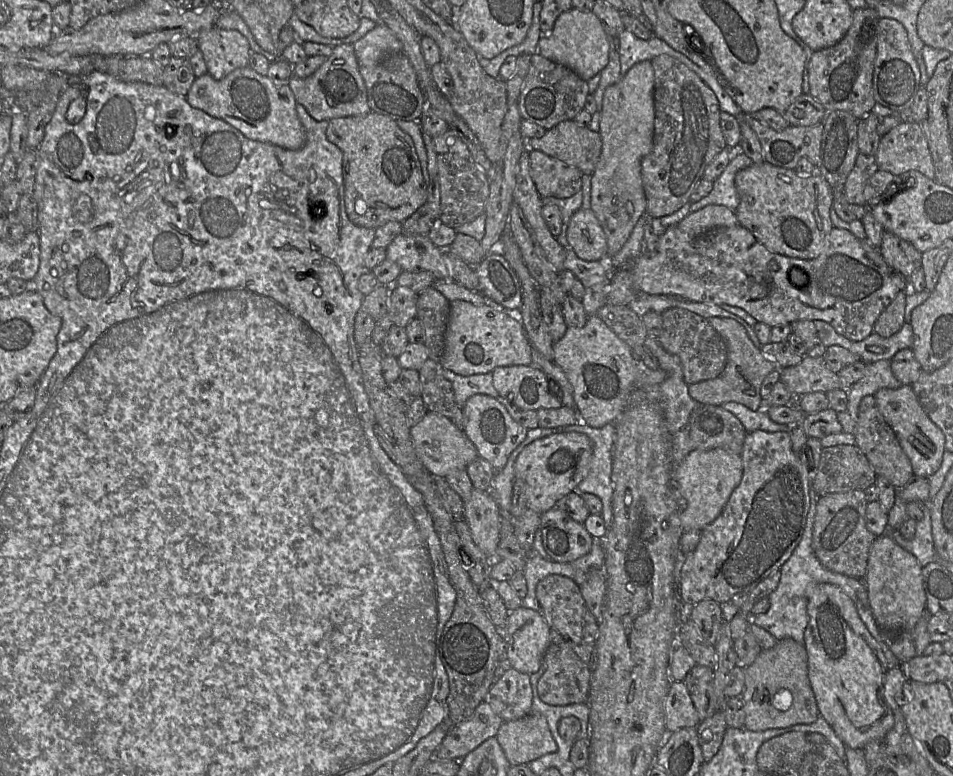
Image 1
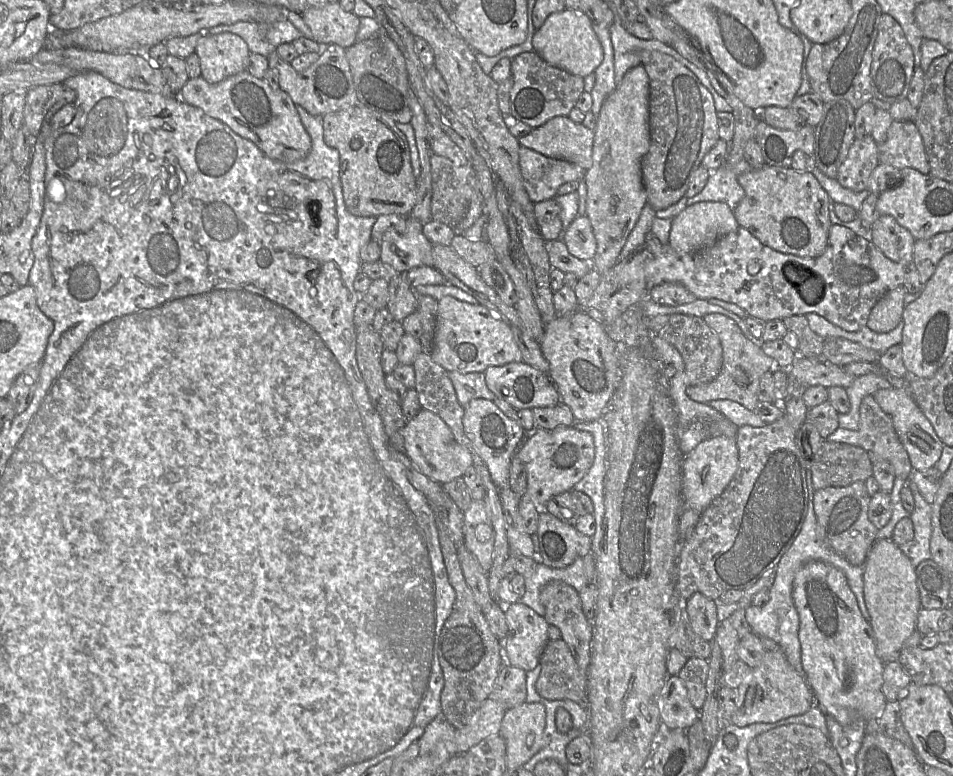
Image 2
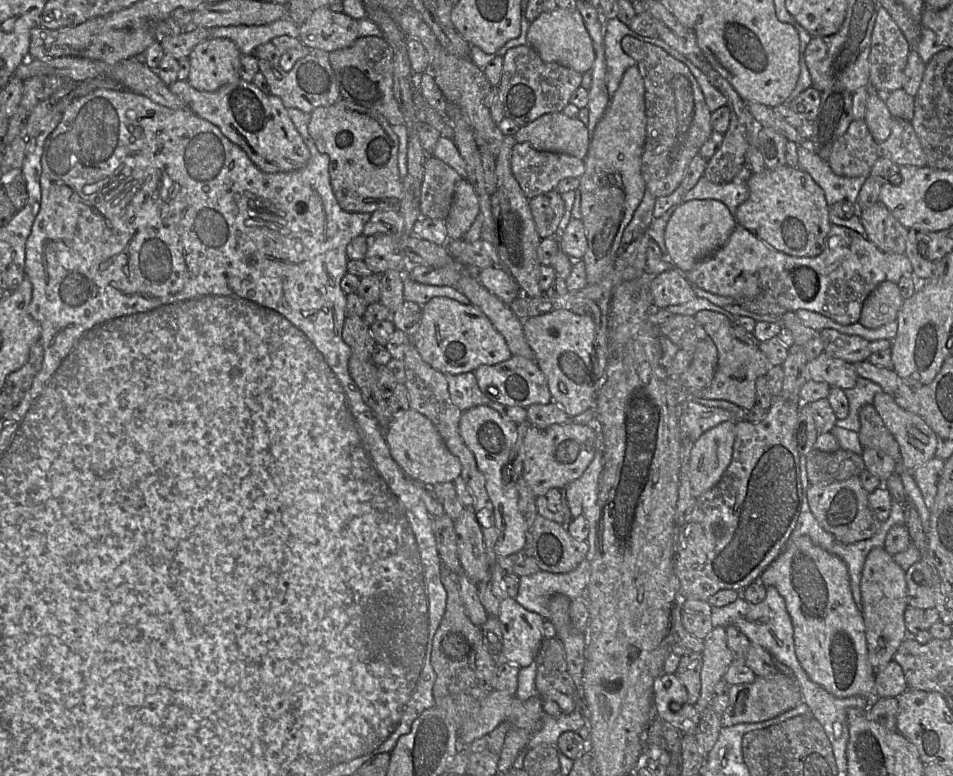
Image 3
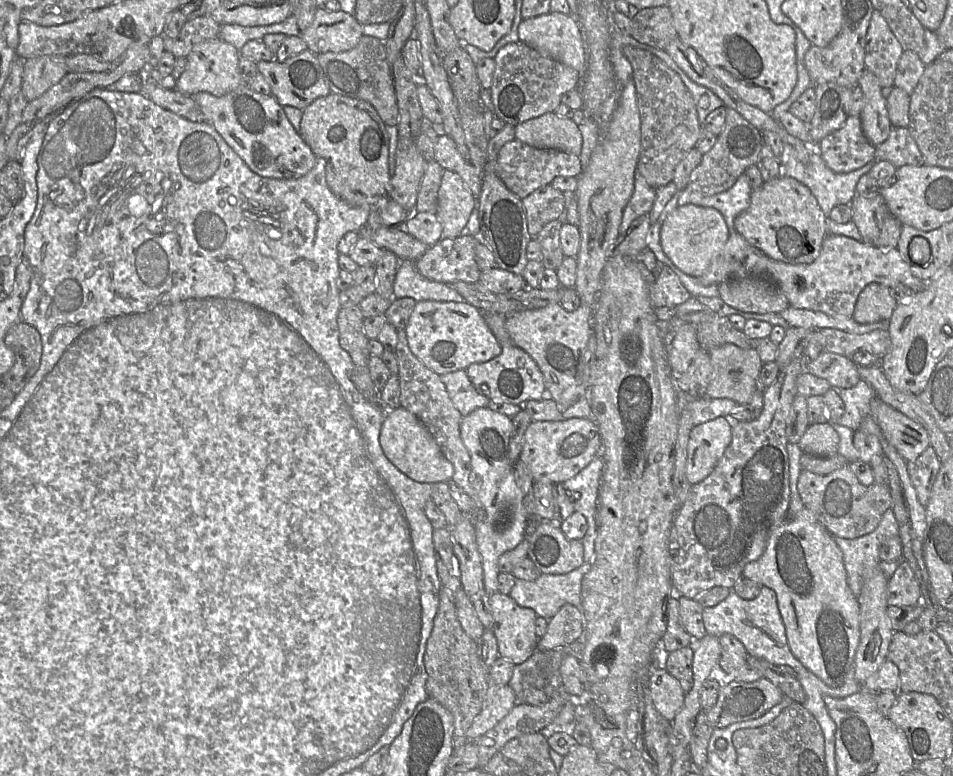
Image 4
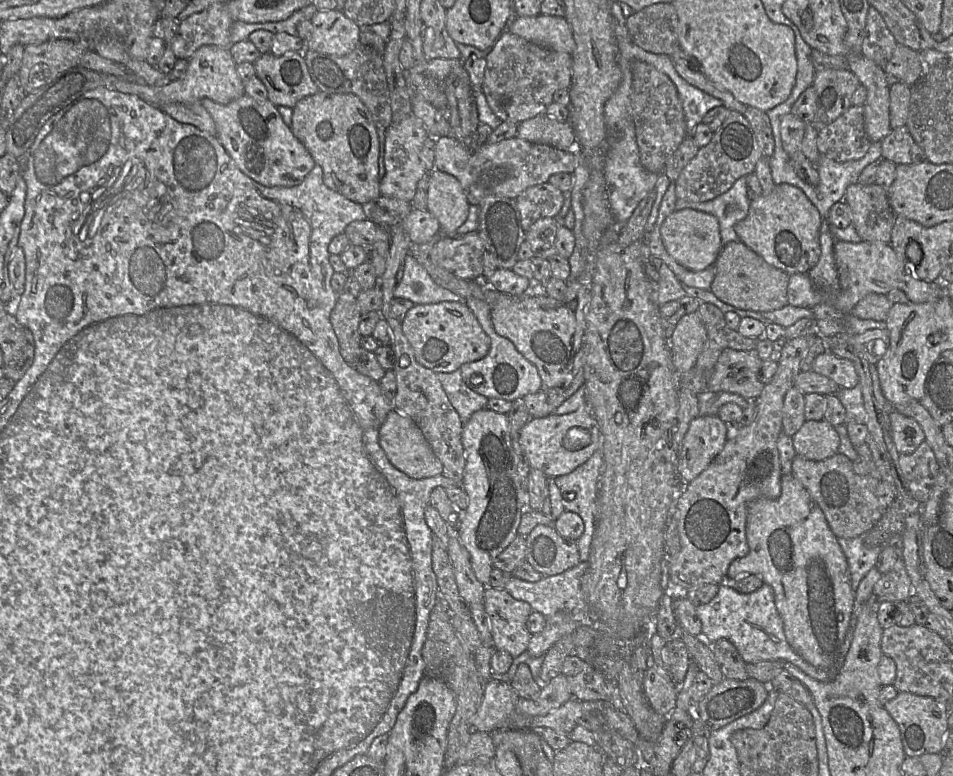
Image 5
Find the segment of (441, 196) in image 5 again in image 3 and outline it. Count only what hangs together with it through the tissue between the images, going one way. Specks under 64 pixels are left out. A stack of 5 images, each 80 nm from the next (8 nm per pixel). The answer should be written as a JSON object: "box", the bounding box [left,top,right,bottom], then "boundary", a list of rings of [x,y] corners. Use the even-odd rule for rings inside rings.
{"box":[444,179,479,240],"boundary":[[[461,179],[455,186],[452,204],[444,220],[448,240],[462,239],[479,213],[479,198],[474,186],[467,179]]]}

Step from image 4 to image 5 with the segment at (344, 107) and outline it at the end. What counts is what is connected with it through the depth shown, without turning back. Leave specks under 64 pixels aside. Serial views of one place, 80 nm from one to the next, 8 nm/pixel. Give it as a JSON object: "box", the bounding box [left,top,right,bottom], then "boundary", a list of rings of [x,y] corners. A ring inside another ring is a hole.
{"box":[290,91,381,205],"boundary":[[[318,91],[299,100],[292,110],[290,129],[322,167],[328,188],[362,205],[381,196],[378,127],[356,95]]]}

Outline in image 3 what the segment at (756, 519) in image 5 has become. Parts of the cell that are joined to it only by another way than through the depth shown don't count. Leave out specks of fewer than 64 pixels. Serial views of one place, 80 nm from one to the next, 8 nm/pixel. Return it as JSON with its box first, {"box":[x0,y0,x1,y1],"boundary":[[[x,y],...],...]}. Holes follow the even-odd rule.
{"box":[759,537,876,699],"boundary":[[[800,537],[795,541],[787,541],[787,544],[779,556],[763,571],[759,577],[765,587],[774,586],[780,595],[784,598],[787,611],[791,617],[794,628],[794,644],[795,653],[801,666],[807,673],[808,677],[816,684],[824,688],[827,692],[837,698],[848,698],[852,696],[863,696],[870,699],[876,697],[875,695],[875,678],[876,670],[871,666],[868,659],[868,648],[866,640],[866,627],[862,611],[857,607],[850,586],[850,577],[846,563],[838,556],[824,550],[823,548],[816,546],[808,537]]]}

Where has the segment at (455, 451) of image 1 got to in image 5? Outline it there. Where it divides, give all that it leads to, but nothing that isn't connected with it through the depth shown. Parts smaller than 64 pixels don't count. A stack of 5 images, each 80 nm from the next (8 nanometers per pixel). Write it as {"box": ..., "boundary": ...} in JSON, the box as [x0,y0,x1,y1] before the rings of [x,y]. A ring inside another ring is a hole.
{"box":[379,409,443,479],"boundary":[[[392,409],[379,431],[379,444],[390,463],[410,478],[423,479],[442,475],[443,465],[436,457],[419,427],[406,415]]]}

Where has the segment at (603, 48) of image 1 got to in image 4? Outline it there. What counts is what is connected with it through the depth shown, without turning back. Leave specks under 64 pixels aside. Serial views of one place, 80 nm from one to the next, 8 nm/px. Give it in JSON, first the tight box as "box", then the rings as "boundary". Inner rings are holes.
{"box":[517,12,588,74],"boundary":[[[549,12],[529,19],[522,19],[517,29],[519,40],[534,48],[540,55],[556,60],[583,74],[588,57],[583,33],[576,16]]]}

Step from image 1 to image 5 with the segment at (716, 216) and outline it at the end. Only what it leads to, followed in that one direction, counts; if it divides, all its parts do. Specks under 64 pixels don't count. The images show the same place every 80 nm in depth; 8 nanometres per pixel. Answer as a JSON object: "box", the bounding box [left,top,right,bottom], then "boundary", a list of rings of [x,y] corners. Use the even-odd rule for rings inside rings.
{"box":[660,208,723,272],"boundary":[[[690,208],[674,210],[663,221],[660,236],[670,257],[694,272],[713,267],[723,248],[718,219],[712,214]]]}

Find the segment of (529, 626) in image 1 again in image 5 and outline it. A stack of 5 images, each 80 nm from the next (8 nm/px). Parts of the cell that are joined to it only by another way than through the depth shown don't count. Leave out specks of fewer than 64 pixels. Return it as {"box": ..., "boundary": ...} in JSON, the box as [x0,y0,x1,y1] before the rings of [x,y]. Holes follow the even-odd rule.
{"box":[483,587,532,658],"boundary":[[[486,587],[483,604],[489,618],[493,647],[509,653],[513,658],[527,650],[532,634],[527,628],[527,620],[532,607],[524,601],[513,598],[505,589]]]}

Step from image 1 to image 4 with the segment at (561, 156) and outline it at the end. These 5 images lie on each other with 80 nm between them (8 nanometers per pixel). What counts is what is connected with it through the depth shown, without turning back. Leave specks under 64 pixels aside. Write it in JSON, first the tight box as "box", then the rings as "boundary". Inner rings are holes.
{"box":[515,113,582,156],"boundary":[[[545,113],[515,126],[515,139],[540,149],[555,149],[579,156],[582,134],[569,117]]]}

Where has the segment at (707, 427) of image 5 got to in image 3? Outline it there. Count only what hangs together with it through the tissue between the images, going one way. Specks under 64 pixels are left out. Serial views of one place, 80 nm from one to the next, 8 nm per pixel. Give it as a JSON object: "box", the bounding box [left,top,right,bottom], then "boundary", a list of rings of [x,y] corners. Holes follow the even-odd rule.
{"box":[689,421,735,497],"boundary":[[[725,421],[704,432],[693,442],[689,479],[695,497],[708,491],[722,477],[732,460],[735,423]]]}

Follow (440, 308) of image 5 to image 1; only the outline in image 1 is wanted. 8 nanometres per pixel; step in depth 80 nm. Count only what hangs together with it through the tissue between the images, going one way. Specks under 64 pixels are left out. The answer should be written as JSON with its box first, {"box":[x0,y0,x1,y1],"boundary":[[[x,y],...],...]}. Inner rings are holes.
{"box":[441,300,532,376],"boundary":[[[462,300],[450,302],[450,313],[445,333],[445,347],[441,358],[443,369],[462,376],[491,373],[497,367],[531,365],[532,345],[523,324],[513,318],[509,311],[498,311],[488,305],[474,305]]]}

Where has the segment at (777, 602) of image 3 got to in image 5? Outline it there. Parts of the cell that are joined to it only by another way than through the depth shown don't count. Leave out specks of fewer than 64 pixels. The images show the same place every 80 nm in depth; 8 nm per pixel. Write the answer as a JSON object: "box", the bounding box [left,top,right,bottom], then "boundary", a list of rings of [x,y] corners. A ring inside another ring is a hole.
{"box":[696,582,833,682],"boundary":[[[730,582],[720,584],[717,595],[709,603],[697,606],[696,611],[701,621],[701,637],[710,644],[720,639],[730,641],[746,664],[785,661],[816,680],[827,682],[833,679],[828,672],[808,663],[789,645],[783,621],[775,606],[773,589],[767,584],[763,583],[759,589],[748,594],[739,593]]]}

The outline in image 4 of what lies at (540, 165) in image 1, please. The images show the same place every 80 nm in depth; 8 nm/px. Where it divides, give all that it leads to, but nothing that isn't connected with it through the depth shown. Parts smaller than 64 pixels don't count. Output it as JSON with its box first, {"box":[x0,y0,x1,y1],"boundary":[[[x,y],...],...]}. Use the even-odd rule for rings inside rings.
{"box":[495,139,582,199],"boundary":[[[515,139],[499,150],[495,170],[507,188],[522,199],[536,189],[549,185],[557,176],[578,177],[582,173],[582,166],[577,155],[561,150],[535,148]]]}

